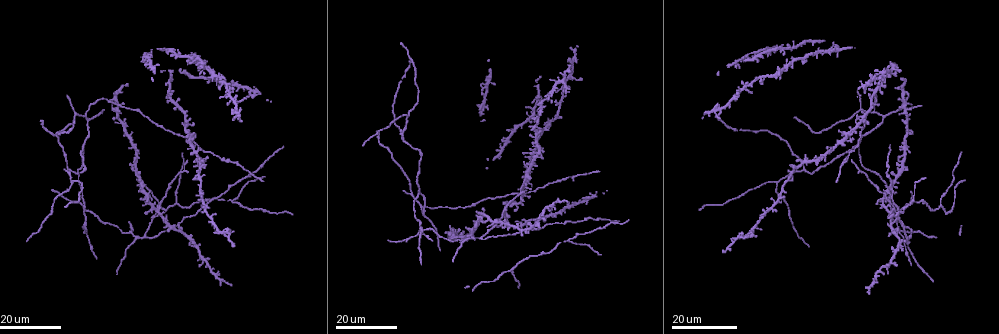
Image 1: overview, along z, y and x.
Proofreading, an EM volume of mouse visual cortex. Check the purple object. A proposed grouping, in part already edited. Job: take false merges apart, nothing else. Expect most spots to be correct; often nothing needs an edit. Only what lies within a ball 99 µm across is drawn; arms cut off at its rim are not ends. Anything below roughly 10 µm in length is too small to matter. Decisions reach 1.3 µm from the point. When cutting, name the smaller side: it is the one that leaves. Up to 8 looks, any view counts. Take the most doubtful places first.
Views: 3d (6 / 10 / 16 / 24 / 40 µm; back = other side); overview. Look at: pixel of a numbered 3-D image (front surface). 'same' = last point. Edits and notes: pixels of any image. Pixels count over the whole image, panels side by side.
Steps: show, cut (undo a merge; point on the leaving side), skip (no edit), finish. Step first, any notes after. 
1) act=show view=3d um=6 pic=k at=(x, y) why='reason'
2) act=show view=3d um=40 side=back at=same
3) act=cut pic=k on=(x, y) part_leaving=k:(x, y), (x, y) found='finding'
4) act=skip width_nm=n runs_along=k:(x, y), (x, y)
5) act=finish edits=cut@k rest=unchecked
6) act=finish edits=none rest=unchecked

act=show view=3d um=24 pic=1 at=(474, 236) why='arms part here'

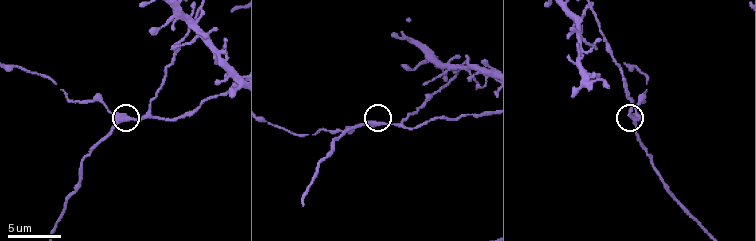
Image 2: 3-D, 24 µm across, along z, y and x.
act=show view=3d um=10 pic=2 at=(118, 121) why='closer look'

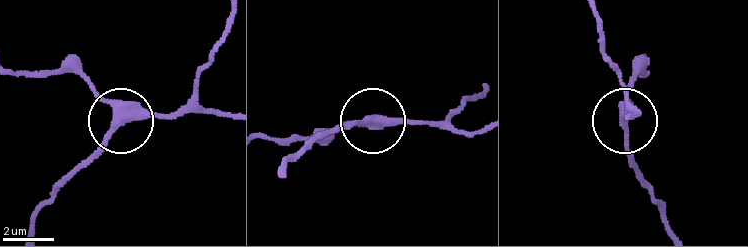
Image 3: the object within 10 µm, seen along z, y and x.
act=skip width_nm=320 runs_along=3:(12, 71), (77, 75), (115, 114), (115, 127), (79, 163) found='one cell here'

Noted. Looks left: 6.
act=show view=3d um=24 pic=1 at=(84, 147) why='a fork'

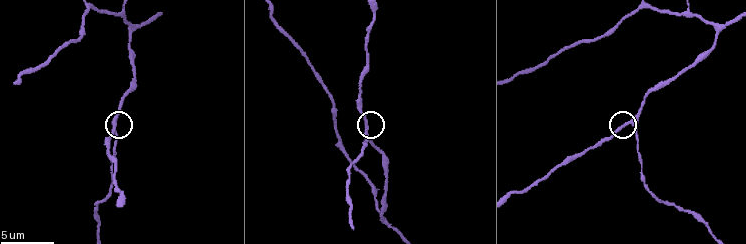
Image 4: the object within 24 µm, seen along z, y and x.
act=show view=3d um=6 pic=4 at=(114, 123) why='closer look'

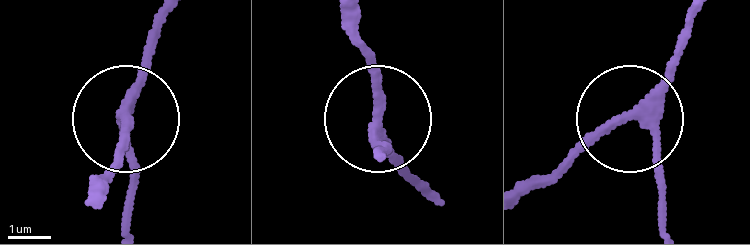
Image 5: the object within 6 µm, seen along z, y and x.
act=show view=3d um=6 side=back pic=5 at=(629, 117)

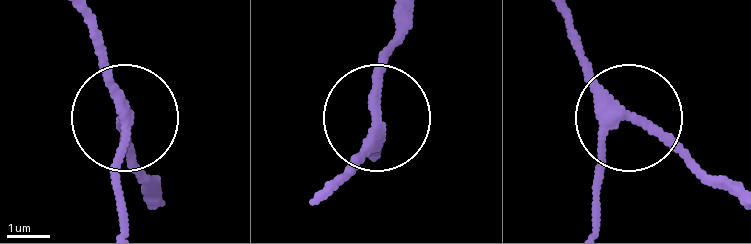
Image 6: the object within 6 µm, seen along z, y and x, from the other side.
act=skip arms=3 runs_along=6:(337, 187), (369, 137), (377, 72), (394, 44) found='one cell here'

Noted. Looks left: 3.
act=show view=3d um=24 pic=1 at=(85, 212) why='three arms meet'

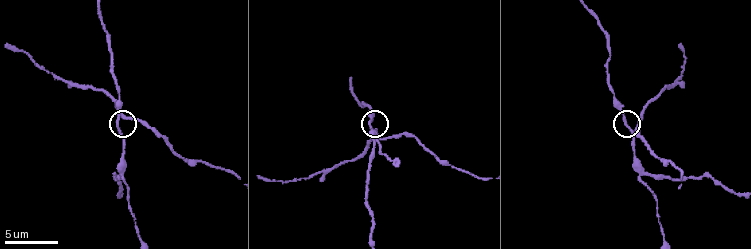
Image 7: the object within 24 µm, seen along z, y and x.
act=show view=3d um=10 pic=7 at=(118, 125)

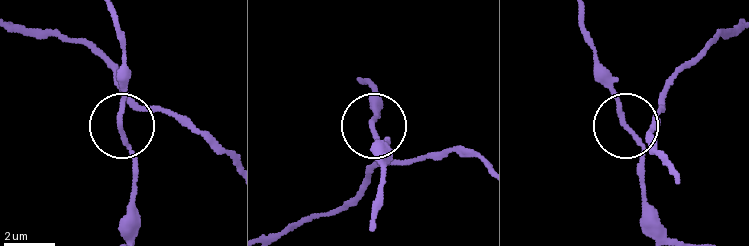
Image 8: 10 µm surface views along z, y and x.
act=skip arms=3 runs_along=8:(113, 20), (125, 59), (119, 130), (132, 156), (132, 205) found='continuous, no second cell'

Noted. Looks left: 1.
act=show view=3d um=6 pic=2 at=(448, 79) why='side arm on a straight run'

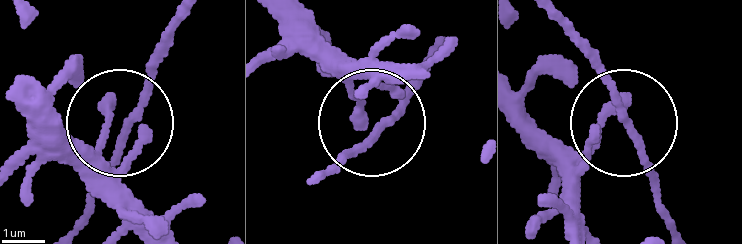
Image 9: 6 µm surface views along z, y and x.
act=skip side_arm_um=25 arms=3 found='all the same cell'

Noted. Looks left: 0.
act=finish edits=none rest=unchecked

